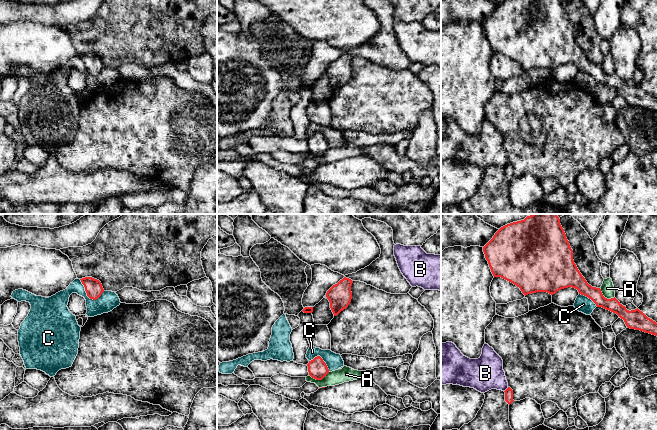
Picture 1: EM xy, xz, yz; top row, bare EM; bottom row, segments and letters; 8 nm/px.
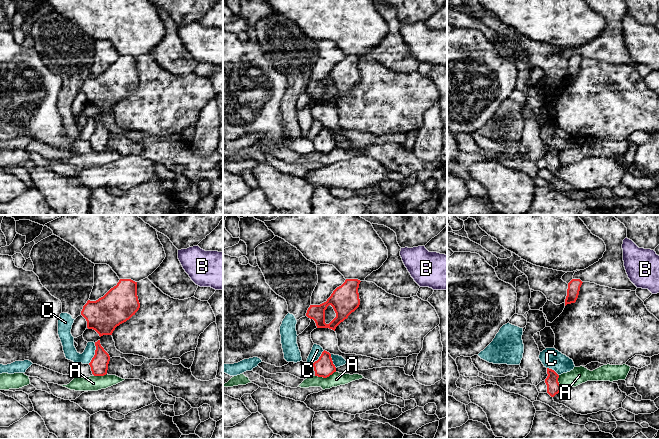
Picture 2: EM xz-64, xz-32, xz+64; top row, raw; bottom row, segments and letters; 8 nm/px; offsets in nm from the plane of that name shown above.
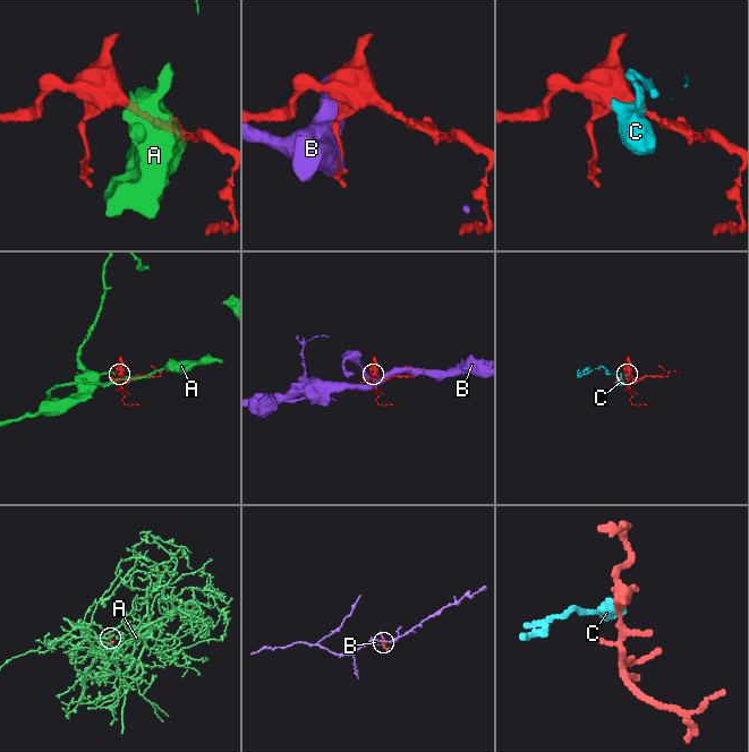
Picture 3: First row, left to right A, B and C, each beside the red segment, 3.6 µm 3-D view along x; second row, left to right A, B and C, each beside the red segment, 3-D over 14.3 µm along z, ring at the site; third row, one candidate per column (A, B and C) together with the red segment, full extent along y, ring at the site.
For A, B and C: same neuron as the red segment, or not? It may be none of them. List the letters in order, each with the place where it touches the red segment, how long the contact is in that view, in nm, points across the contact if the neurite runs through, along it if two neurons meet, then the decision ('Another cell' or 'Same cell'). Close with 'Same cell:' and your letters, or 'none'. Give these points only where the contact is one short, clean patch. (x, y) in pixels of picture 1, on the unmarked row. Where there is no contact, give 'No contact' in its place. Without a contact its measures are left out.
A: Touches red at xz (319, 155). Shared border 170 nm. Boundary: xz (329, 148), (321, 155), (314, 155), (309, 151). Another cell
B: Touches red at yz (506, 165). Shared border 50 nm. Another cell
C: Touches red at xy (88, 72). Shared border 220 nm. Boundary: xy (79, 55), (90, 74), (96, 75), (104, 67). Another cell
Same cell: none

